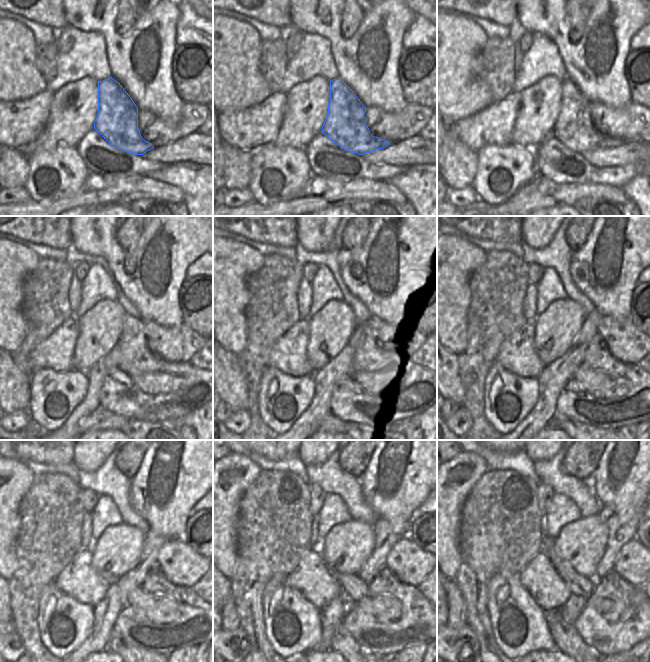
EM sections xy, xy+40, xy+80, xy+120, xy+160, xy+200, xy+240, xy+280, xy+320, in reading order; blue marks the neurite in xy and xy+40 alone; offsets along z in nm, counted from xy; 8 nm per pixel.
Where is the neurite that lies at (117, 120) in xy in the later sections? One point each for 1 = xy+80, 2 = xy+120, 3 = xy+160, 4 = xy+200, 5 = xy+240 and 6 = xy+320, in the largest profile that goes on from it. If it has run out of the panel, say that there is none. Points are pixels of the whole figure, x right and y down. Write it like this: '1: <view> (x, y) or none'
1: xy+80 (573, 128)
2: xy+120 (135, 357)
3: xy+160 (368, 356)
4: xy+200 (597, 357)
5: xy+240 (156, 582)
6: xy+320 (610, 585)

